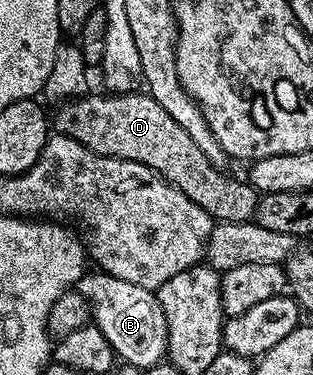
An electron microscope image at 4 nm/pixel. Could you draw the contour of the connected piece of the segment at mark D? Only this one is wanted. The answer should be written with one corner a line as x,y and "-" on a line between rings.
90,93
81,96
80,99
70,99
56,108
57,116
54,114
51,119
51,127
56,134
66,135
79,145
91,149
96,155
111,157
112,159
126,159
135,161
139,165
147,165
159,177
166,179
175,189
189,197
195,205
207,212
214,221
222,223
247,223
257,214
257,202
259,192
244,178
232,179
229,175
224,175
224,170
218,169
210,159
191,141
187,129
179,125
179,121
171,118
171,113
159,105
159,101
152,99
148,93
130,94
110,94
102,93
96,95

